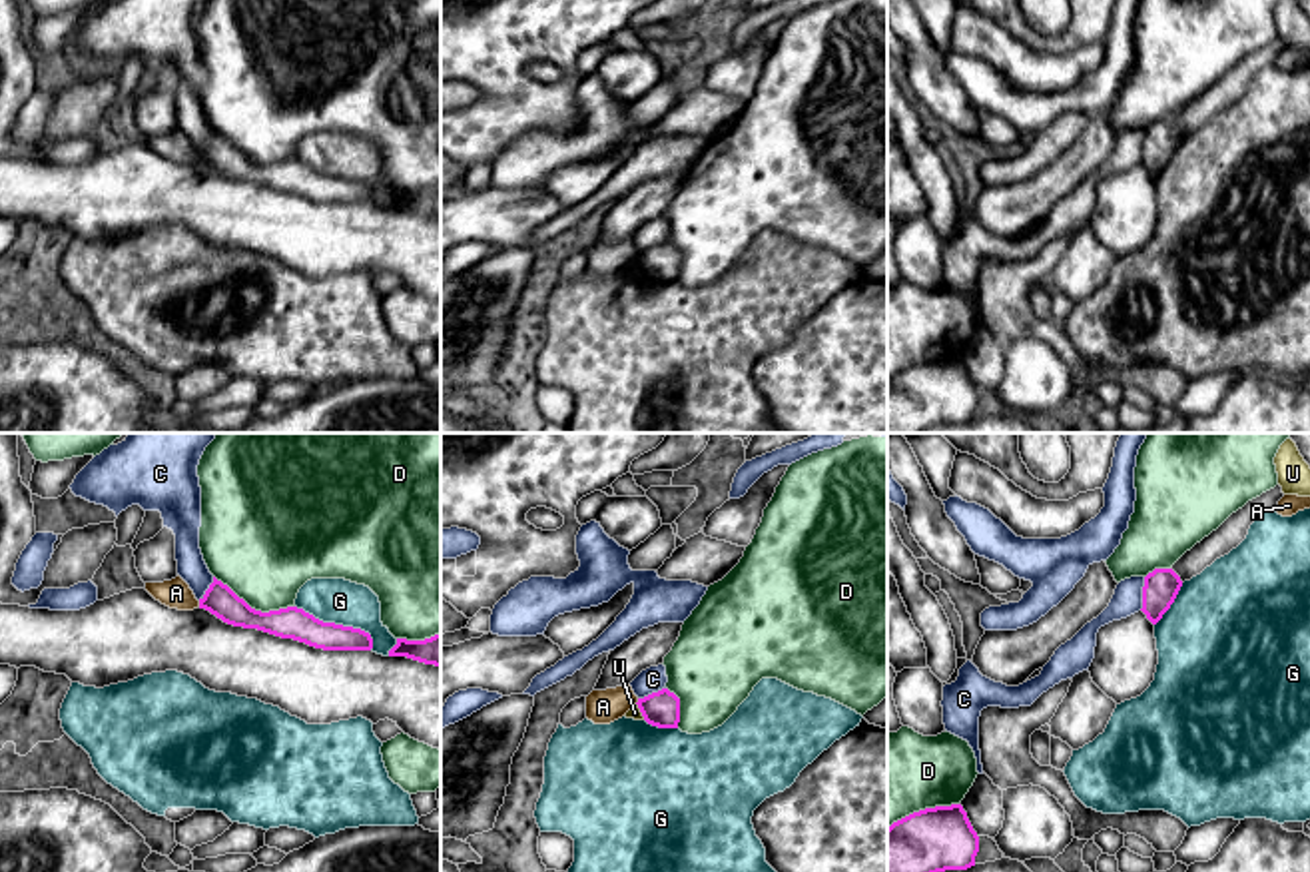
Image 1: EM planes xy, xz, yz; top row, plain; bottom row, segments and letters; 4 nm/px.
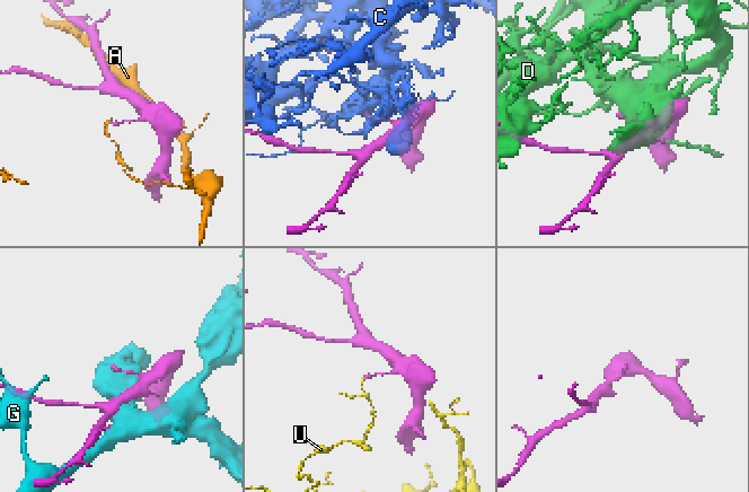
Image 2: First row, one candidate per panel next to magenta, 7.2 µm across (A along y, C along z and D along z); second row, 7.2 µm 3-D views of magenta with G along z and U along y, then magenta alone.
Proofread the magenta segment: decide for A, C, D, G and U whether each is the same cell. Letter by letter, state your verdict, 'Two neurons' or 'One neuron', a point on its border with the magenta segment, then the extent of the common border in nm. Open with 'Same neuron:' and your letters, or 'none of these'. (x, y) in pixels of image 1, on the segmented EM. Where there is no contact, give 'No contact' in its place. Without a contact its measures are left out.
Same neuron: none of these
A: Two neurons. Touches magenta at xy (200, 603). Shared border 30 nm
C: Two neurons. Touches magenta at yz (1143, 593). Shared border 140 nm
D: Two neurons. Touches magenta at xy (254, 609). Shared border 360 nm
G: Two neurons. Touches magenta at xy (339, 625). Shared border 360 nm
U: Two neurons. Touches magenta at xz (641, 711). Shared border 80 nm

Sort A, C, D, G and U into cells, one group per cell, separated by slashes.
A / C / D / G / U

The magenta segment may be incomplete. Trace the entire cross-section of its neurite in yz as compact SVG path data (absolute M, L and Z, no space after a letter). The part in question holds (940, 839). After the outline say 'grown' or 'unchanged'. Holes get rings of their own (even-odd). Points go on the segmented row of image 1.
M961 804L913 812L887 828L887 872L945 872L975 866L979 836Z; unchanged

